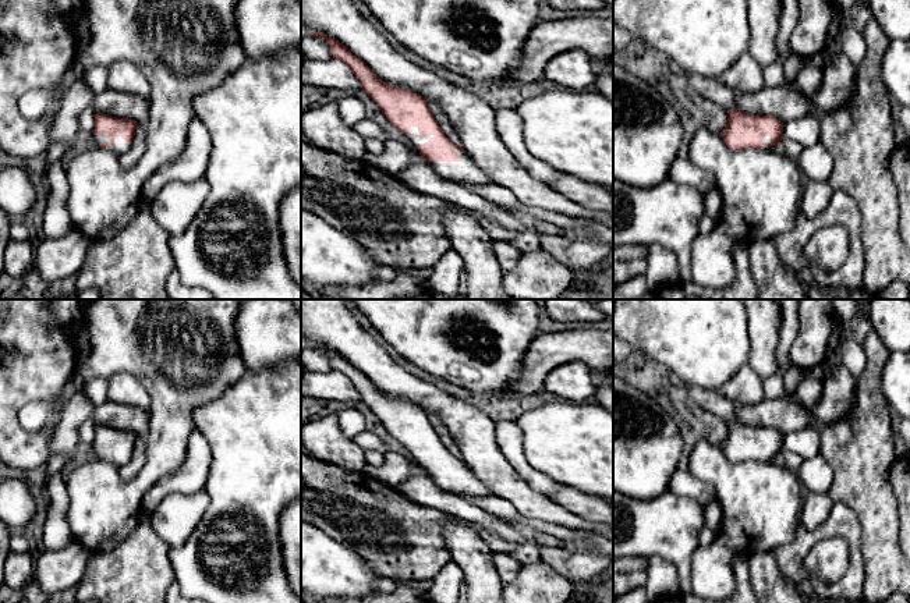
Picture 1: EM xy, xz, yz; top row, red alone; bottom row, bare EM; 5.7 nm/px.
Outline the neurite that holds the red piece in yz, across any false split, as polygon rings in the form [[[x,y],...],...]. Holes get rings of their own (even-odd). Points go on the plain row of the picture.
[[[739,421],[727,423],[726,440],[720,444],[732,462],[772,462],[783,451],[783,436],[771,428],[753,428]]]

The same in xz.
[[[311,344],[330,357],[332,369],[346,375],[360,391],[361,400],[378,416],[386,430],[417,458],[422,471],[445,493],[461,499],[492,496],[461,458],[456,458],[442,443],[421,407],[411,401],[383,394],[360,369],[339,352]]]

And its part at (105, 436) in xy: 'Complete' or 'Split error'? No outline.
Split error

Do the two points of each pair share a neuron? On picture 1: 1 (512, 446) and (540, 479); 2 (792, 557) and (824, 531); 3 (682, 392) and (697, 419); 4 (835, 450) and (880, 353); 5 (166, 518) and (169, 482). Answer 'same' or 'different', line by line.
1: same
2: same
3: same
4: same
5: different

